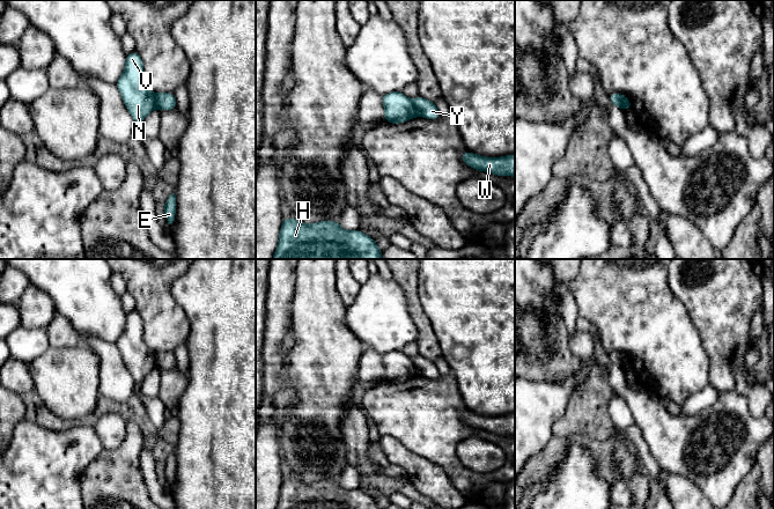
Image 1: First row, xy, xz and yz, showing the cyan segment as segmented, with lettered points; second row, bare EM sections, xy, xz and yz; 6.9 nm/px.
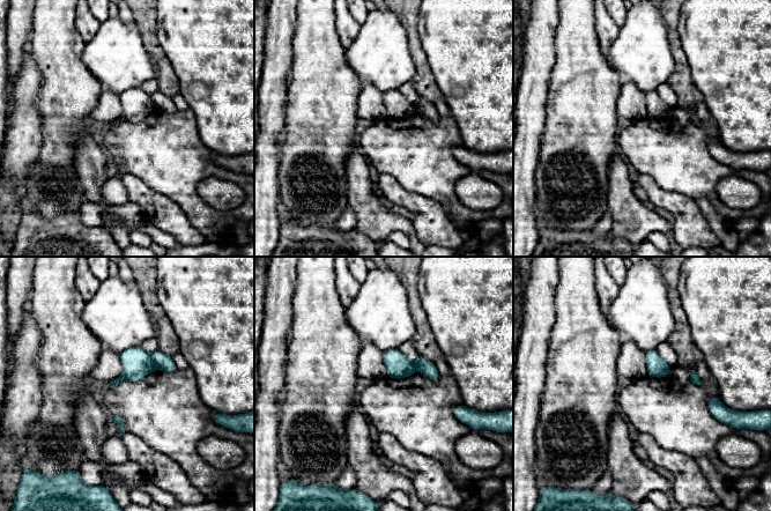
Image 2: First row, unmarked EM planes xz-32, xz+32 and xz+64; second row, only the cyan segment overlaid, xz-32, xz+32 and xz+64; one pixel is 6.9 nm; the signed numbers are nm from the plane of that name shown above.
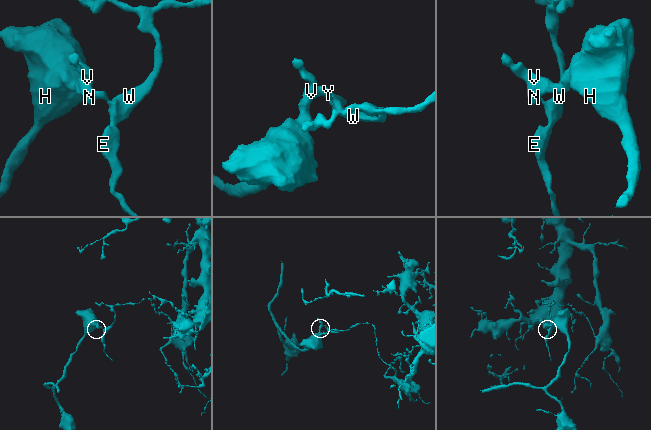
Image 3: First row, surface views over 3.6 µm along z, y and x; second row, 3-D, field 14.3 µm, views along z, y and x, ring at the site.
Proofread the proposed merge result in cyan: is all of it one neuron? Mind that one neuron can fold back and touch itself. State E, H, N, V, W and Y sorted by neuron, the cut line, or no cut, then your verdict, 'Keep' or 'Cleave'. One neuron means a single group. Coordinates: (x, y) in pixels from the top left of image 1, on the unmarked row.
Groups: E W Y / H N V. Split along xy (154, 353), (156, 366). Cleave

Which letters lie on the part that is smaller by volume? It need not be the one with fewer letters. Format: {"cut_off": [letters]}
{"cut_off": ["H", "N", "V"]}

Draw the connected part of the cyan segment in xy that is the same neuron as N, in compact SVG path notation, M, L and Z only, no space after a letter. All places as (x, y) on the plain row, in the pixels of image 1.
M135 309L127 313L124 332L116 345L134 382L142 383L145 376L156 367L156 357L145 344L143 322Z

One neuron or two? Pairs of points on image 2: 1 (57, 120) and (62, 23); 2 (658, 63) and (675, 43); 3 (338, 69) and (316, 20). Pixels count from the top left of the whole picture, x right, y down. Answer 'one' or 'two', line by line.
1: one
2: two
3: one

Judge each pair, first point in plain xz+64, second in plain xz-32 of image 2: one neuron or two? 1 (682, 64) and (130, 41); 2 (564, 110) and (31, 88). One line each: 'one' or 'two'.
1: two
2: two

